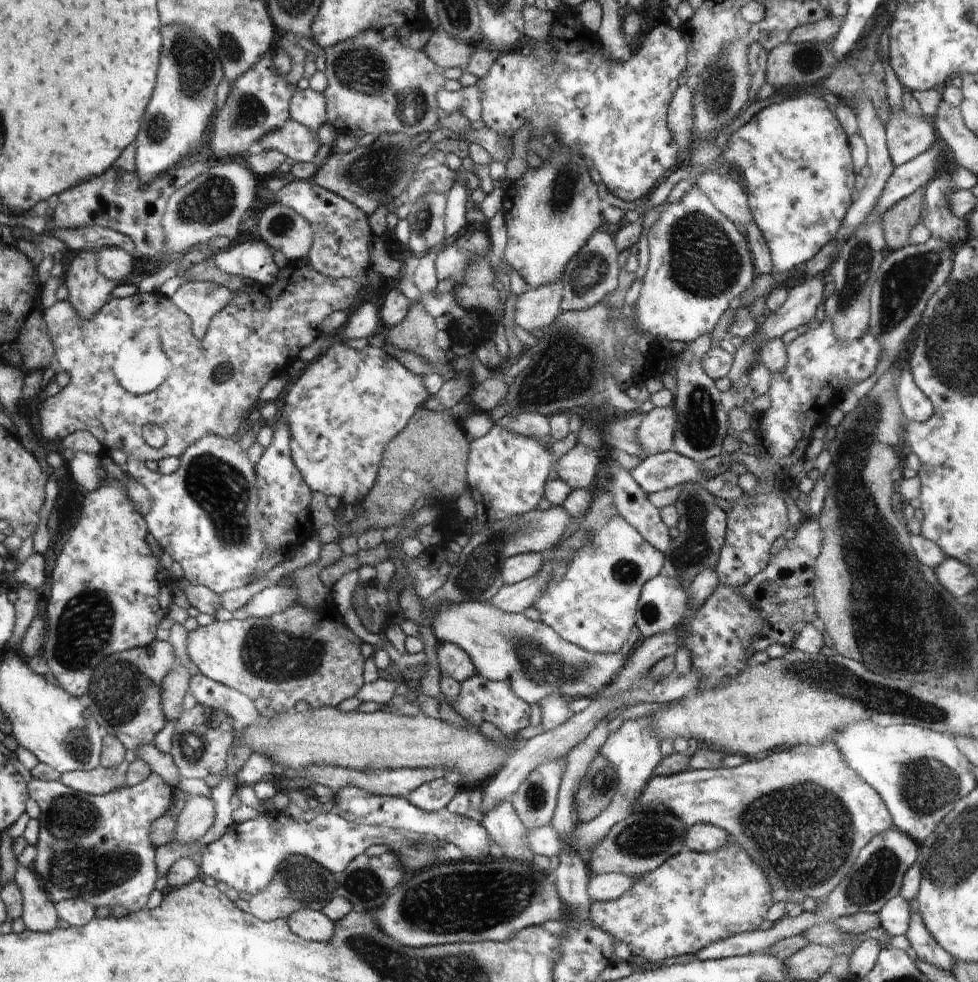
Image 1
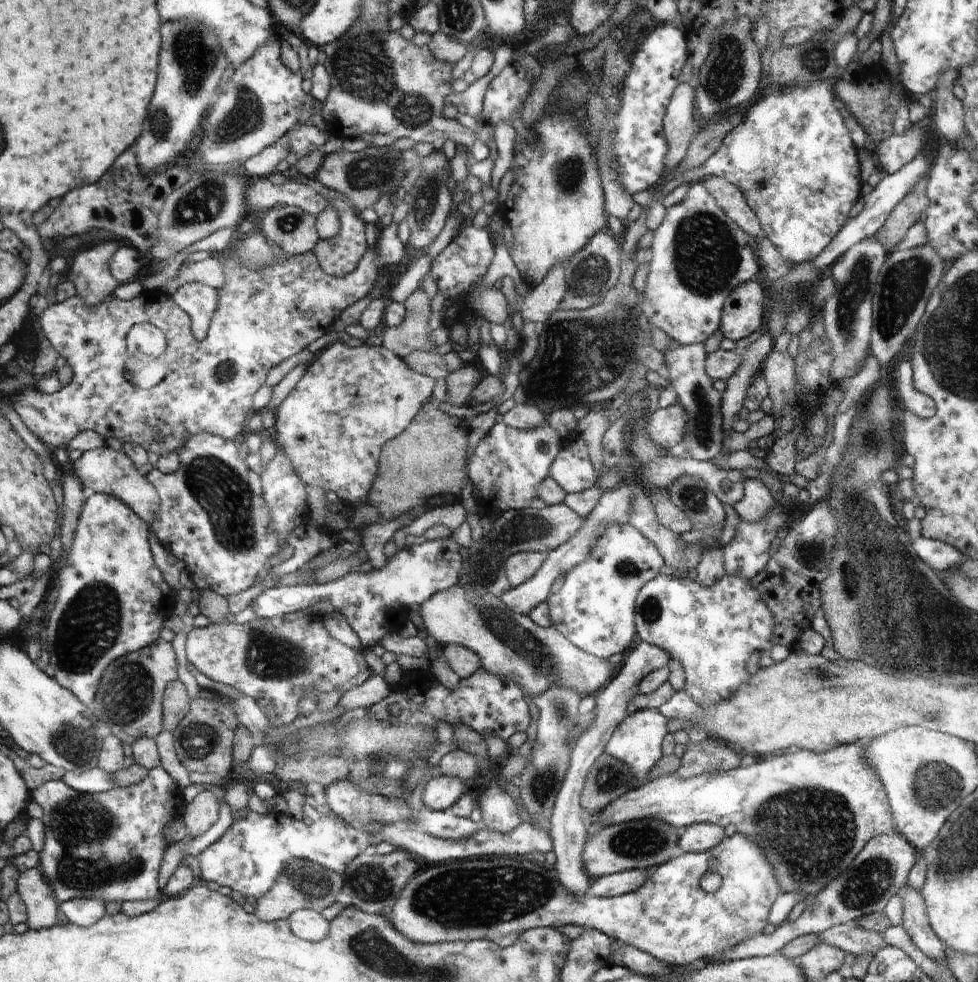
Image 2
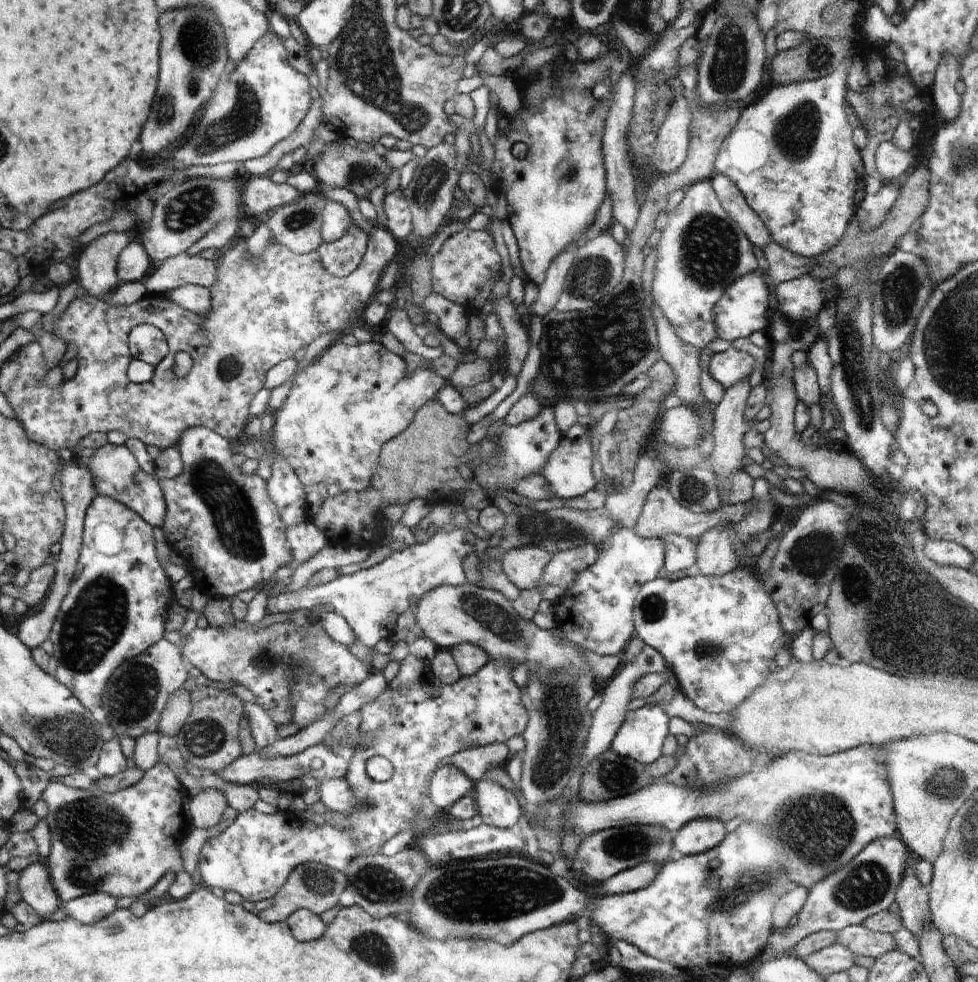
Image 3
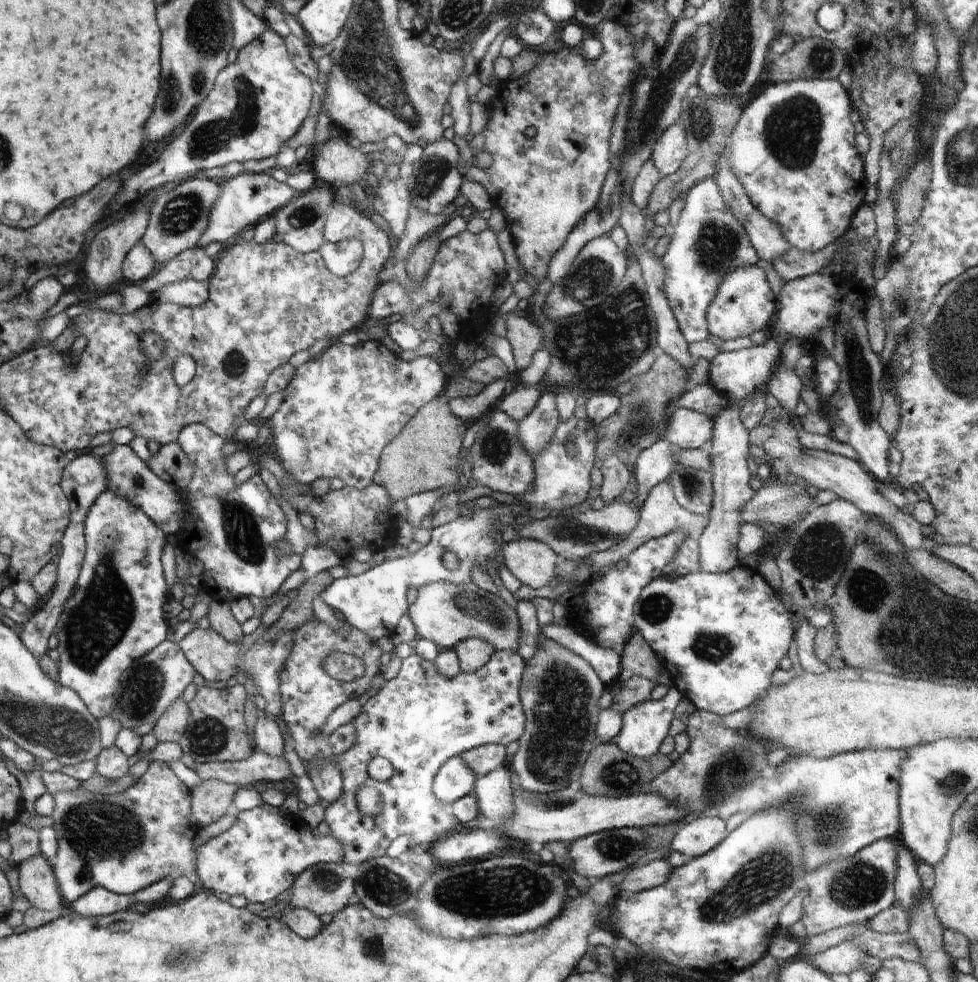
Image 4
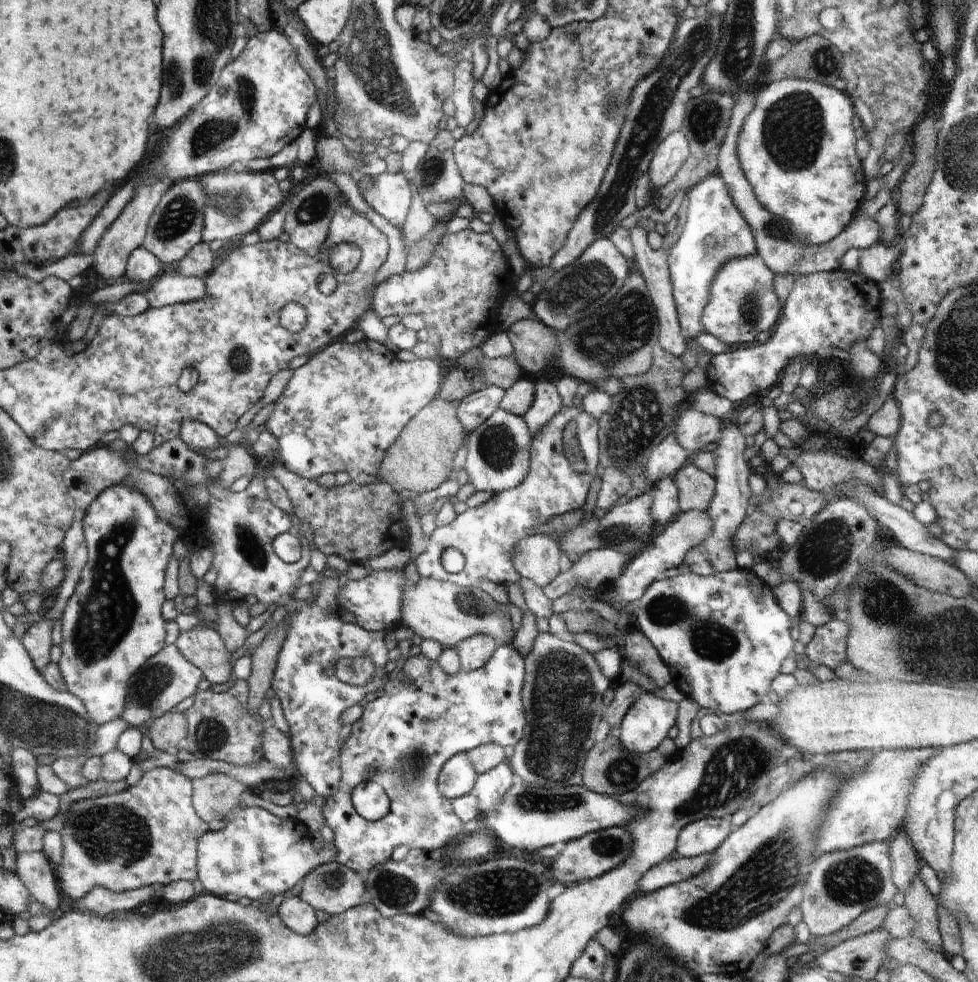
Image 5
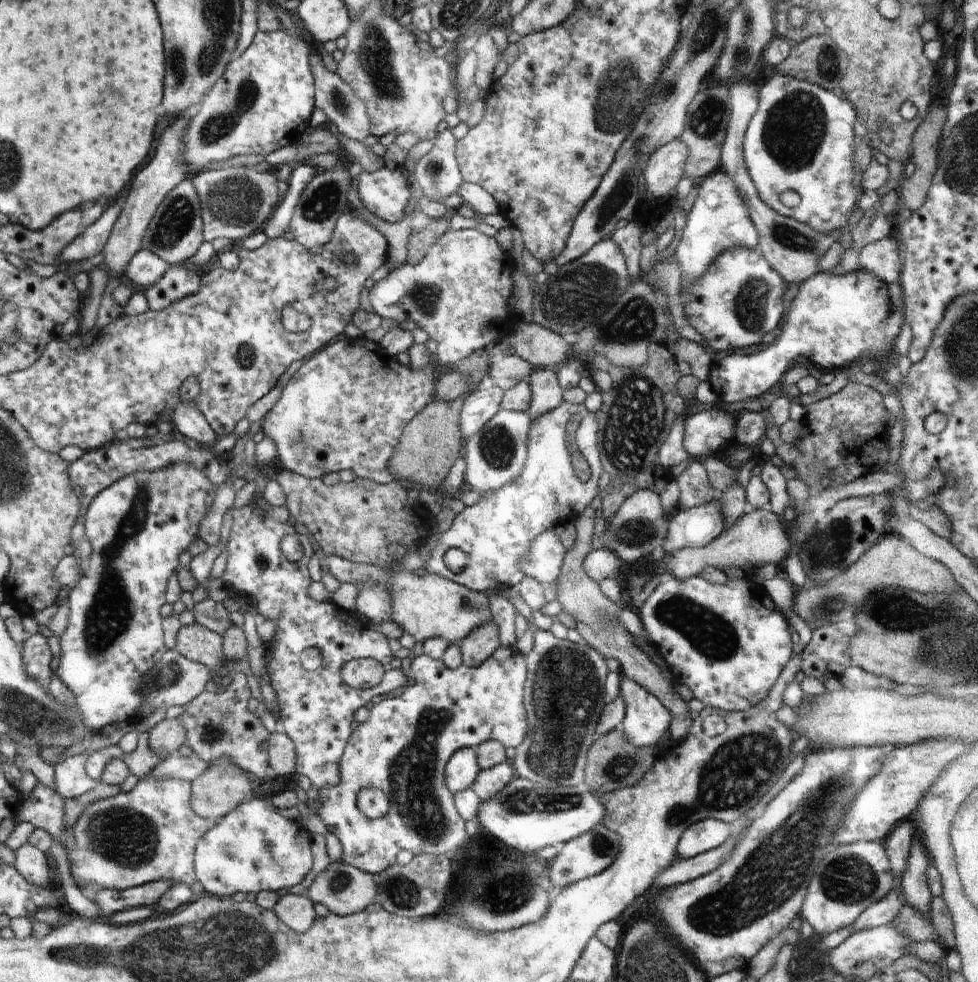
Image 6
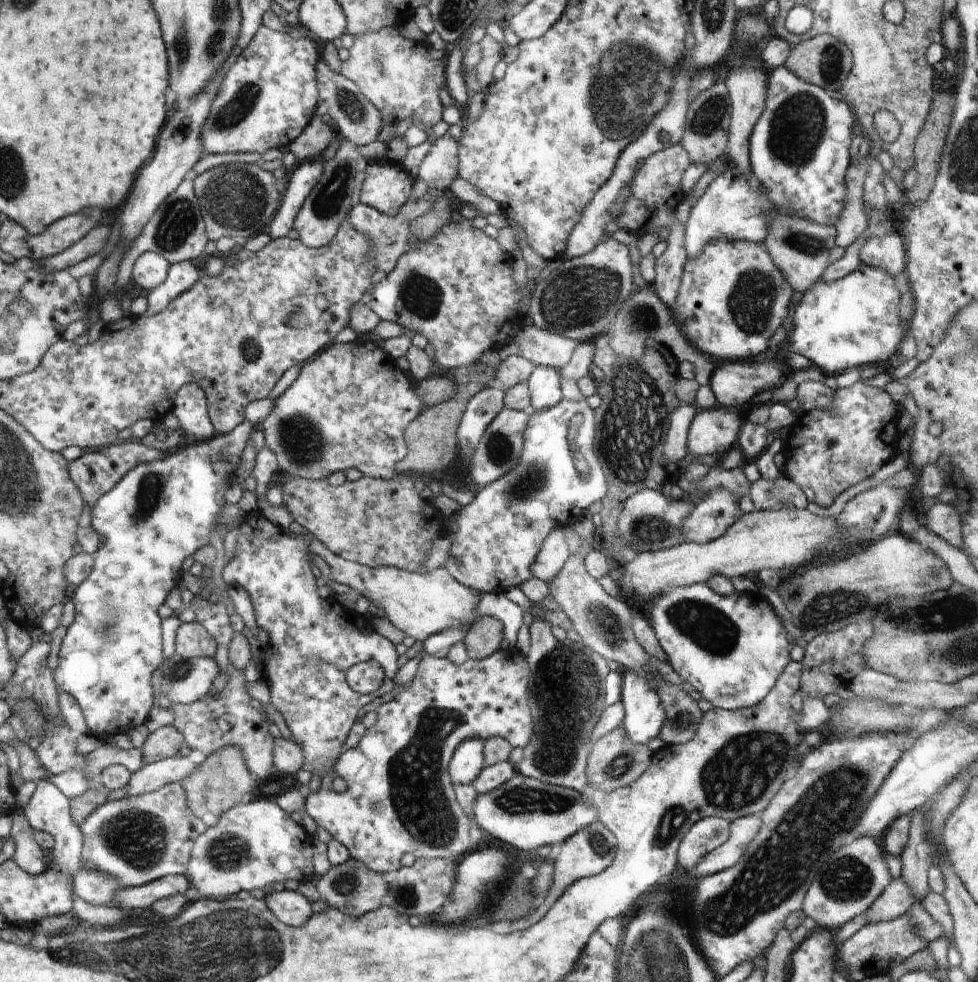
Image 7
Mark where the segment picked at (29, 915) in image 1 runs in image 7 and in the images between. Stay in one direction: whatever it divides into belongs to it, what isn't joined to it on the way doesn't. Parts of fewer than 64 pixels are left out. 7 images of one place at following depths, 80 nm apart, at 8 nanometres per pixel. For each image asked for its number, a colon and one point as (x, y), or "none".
2: (40, 901)
3: (35, 884)
4: (38, 882)
5: (34, 870)
6: (30, 862)
7: (28, 856)

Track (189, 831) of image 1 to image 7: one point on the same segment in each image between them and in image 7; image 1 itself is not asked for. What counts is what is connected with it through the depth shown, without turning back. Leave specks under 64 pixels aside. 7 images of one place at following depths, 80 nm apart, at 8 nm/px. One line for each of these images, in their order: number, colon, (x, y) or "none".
2: (200, 814)
3: (207, 806)
4: (211, 798)
5: (215, 794)
6: (221, 788)
7: (223, 780)

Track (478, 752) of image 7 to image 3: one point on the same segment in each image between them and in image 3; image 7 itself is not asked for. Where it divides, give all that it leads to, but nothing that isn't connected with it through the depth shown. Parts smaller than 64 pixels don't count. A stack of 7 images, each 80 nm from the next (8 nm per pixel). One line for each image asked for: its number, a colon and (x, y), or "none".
3: (449, 784)
4: (454, 780)
5: (458, 777)
6: (463, 768)

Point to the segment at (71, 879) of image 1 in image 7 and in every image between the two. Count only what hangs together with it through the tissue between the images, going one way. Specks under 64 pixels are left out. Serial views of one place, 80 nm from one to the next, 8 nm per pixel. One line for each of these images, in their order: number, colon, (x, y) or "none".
2: (109, 845)
3: (121, 843)
4: (124, 842)
5: (147, 833)
6: (148, 834)
7: (138, 840)

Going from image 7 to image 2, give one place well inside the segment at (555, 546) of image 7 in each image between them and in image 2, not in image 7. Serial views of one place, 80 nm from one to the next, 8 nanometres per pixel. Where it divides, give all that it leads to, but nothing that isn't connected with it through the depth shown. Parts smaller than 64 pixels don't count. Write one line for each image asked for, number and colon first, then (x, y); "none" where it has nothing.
2: (519, 567)
3: (524, 566)
4: (534, 563)
5: (536, 557)
6: (543, 563)

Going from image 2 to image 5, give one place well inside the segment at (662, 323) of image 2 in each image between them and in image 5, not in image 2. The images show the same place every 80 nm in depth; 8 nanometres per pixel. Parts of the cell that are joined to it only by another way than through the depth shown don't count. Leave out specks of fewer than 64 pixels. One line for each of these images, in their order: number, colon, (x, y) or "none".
3: (701, 250)
4: (708, 241)
5: (715, 231)

